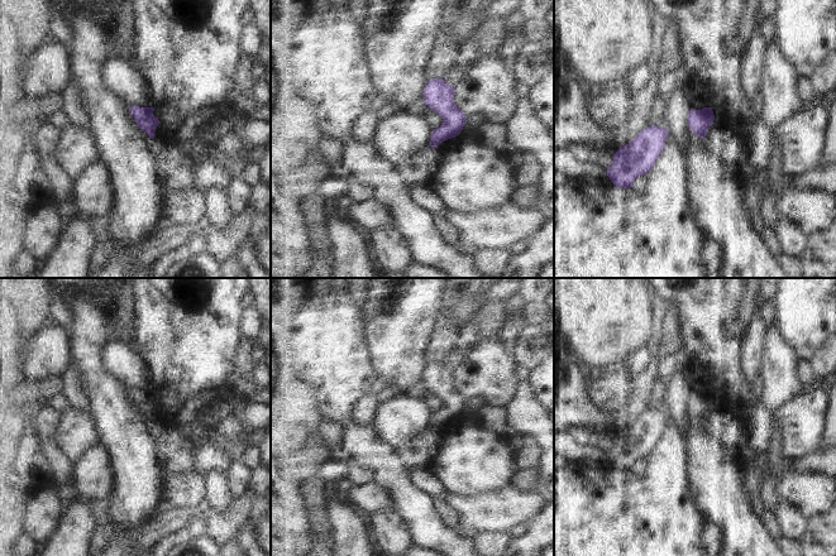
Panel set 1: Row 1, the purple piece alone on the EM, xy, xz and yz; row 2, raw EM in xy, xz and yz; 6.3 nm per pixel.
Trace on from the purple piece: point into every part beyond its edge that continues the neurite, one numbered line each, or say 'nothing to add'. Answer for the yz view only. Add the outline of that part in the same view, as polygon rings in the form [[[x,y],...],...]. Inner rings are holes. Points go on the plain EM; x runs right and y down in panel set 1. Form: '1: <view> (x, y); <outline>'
nothing to add

